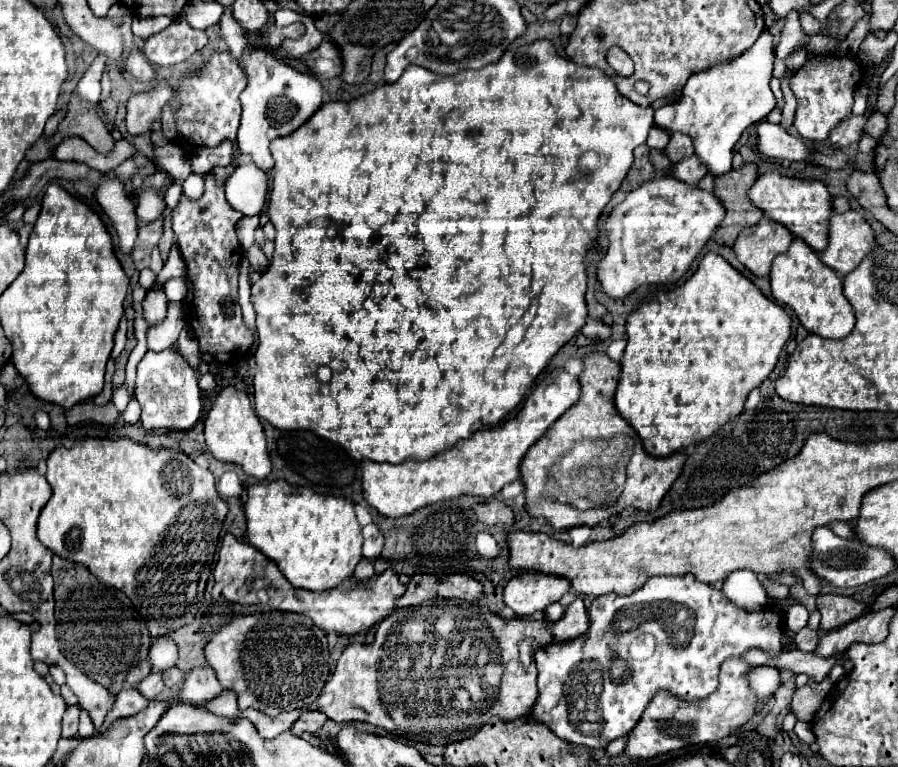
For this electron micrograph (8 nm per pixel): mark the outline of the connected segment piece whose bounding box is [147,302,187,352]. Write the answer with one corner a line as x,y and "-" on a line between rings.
169,302
169,306
167,306
167,318
159,326
149,328
149,332
147,332
149,350
161,352
161,350
169,348
177,340
181,328
185,324
187,322
185,322
185,312
183,312
181,302

